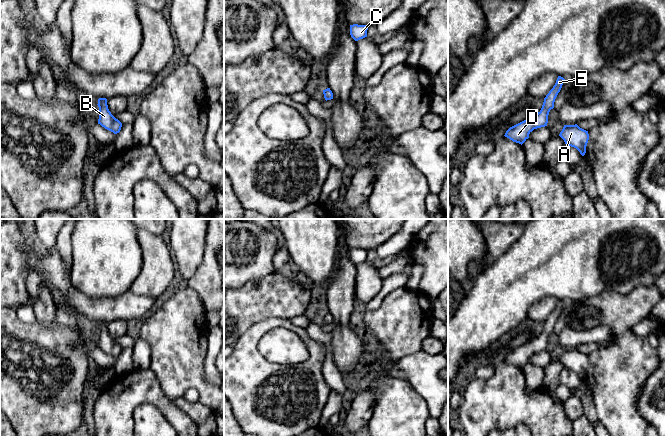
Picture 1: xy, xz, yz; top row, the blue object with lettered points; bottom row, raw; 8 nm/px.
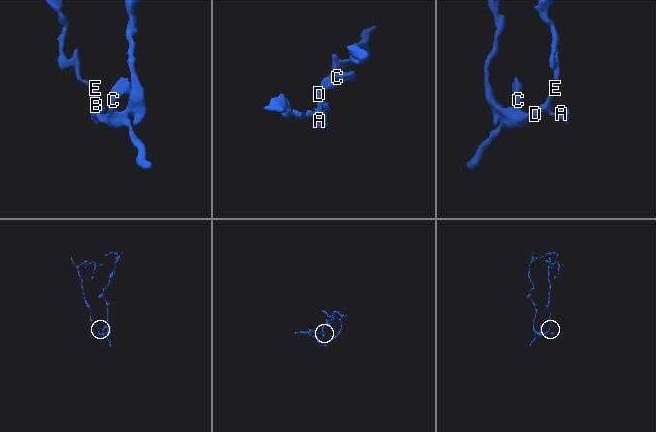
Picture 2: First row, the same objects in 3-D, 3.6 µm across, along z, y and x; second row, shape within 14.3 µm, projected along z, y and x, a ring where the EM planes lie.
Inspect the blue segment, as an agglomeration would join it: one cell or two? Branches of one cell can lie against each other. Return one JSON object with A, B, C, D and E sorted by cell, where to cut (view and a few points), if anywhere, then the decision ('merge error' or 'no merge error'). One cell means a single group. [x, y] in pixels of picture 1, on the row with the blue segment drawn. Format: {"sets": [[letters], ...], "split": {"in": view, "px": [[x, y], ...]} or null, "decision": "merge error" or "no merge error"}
{"sets": [["A", "B", "C", "D", "E"]], "split": null, "decision": "no merge error"}

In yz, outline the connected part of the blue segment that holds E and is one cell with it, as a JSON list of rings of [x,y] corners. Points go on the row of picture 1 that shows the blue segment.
[[[558,76],[555,85],[544,98],[541,110],[531,118],[510,127],[504,136],[522,145],[534,129],[547,126],[549,112],[554,108],[555,99],[562,88],[564,80],[563,77]]]

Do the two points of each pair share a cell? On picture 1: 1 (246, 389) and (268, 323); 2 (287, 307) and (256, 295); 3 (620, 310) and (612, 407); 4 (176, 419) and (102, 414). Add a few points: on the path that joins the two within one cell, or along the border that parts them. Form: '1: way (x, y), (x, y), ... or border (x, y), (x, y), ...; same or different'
1: way (246, 372), (246, 345), (251, 339); same
2: way (279, 299), (277, 297), (264, 297); same
3: way (620, 334), (620, 370), (616, 374), (616, 383); same
4: way (159, 400), (155, 396), (124, 396), (121, 399); same

